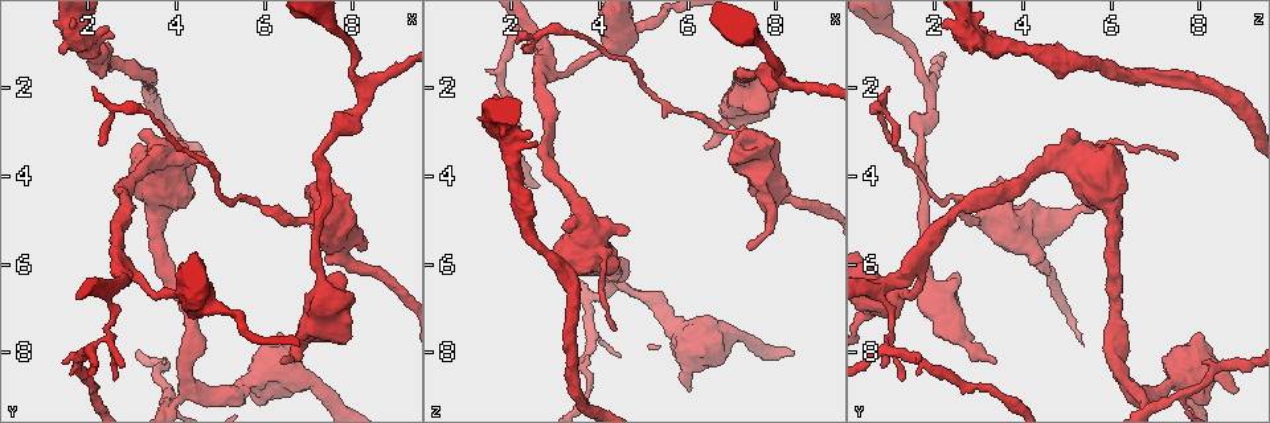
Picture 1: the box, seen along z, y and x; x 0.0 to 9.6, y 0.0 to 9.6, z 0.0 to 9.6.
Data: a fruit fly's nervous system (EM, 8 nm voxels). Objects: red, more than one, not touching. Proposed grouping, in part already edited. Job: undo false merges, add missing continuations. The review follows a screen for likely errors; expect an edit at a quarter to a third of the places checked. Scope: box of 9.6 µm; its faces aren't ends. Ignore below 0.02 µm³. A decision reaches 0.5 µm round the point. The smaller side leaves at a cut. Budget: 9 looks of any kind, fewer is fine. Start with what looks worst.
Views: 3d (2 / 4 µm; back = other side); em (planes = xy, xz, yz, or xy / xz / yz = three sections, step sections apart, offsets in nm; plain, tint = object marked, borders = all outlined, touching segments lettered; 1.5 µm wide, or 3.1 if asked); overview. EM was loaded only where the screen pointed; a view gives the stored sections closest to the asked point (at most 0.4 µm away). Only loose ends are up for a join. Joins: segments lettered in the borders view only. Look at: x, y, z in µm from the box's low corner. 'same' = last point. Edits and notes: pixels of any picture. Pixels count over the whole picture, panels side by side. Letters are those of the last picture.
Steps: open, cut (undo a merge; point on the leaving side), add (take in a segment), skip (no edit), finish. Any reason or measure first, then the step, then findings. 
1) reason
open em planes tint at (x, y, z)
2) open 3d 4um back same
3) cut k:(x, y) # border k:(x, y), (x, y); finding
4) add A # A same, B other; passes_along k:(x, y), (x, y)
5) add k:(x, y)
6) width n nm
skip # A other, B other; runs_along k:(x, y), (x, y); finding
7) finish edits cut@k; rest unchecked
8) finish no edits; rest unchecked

an open end
open em xy step 8 tint at (7.35, 4.75, 5.65)

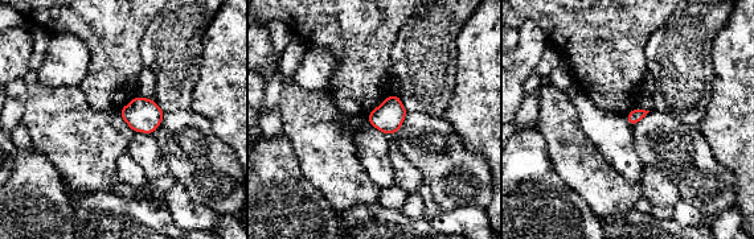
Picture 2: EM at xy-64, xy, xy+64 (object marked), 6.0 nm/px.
see the neighbours
open em xy step 8 borders same

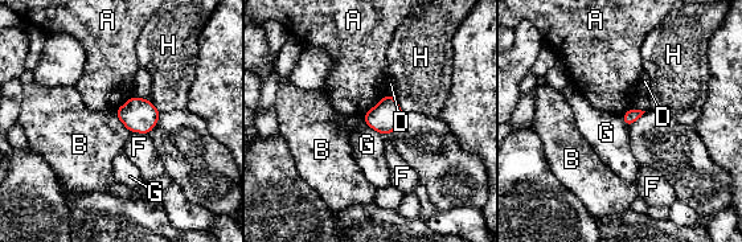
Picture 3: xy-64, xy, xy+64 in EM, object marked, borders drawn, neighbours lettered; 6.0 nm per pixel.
skip # A other, B other, D other, F other, G other, H other; border 3:(361, 117), (372, 128), (384, 135); no lettered segment goes on from it

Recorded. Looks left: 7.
abrupt turn
open em planes borders at (8.15, 2.05, 1.85)

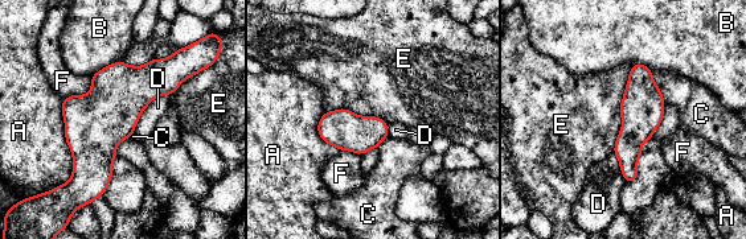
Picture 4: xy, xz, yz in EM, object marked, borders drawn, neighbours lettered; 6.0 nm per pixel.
longest_contact A 650 nm
skip # A other, B other, C other, D other, E other, F other; runs_along 4:(639, 66), (628, 178); one cell here

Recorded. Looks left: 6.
branch stops here
open em planes plain at (2.55, 0.65, 3.00)

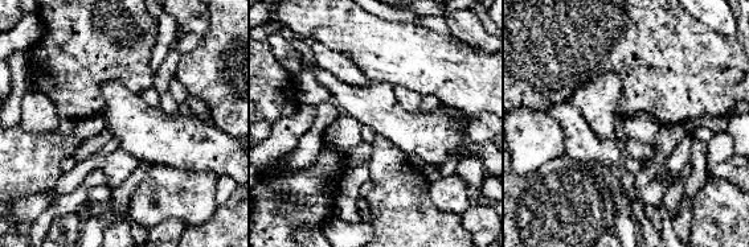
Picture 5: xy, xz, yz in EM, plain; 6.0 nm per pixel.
open em planes borders same

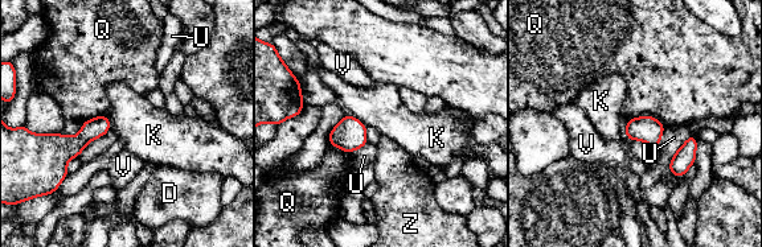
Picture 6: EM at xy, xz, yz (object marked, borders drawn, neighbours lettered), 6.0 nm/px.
skip # D other, K other, Q other, U other, V other, Z other; border 6:(347, 112), (367, 126); no lettered segment goes on from it

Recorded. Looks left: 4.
three-way junction
open 3d 2um at (2.45, 6.65, 0.85)

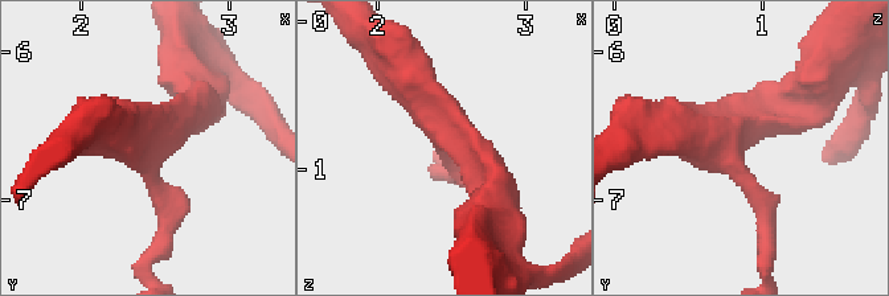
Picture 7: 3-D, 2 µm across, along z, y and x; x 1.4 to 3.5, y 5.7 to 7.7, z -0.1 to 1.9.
arms 3; now the EM
open em planes borders at (2.50, 6.60, 0.80)

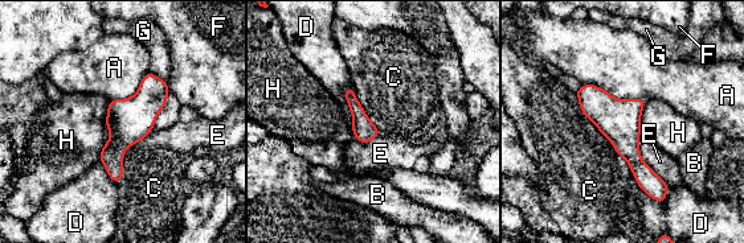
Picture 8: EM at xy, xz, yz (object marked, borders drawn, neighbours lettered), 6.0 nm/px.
width 260 nm
skip # A other, B other, C other, D other, E other, F other, G other, H other; border 8:(110, 101), (110, 138), (98, 159); continuous, no second cell

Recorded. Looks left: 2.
finish no edits; rest unchecked

